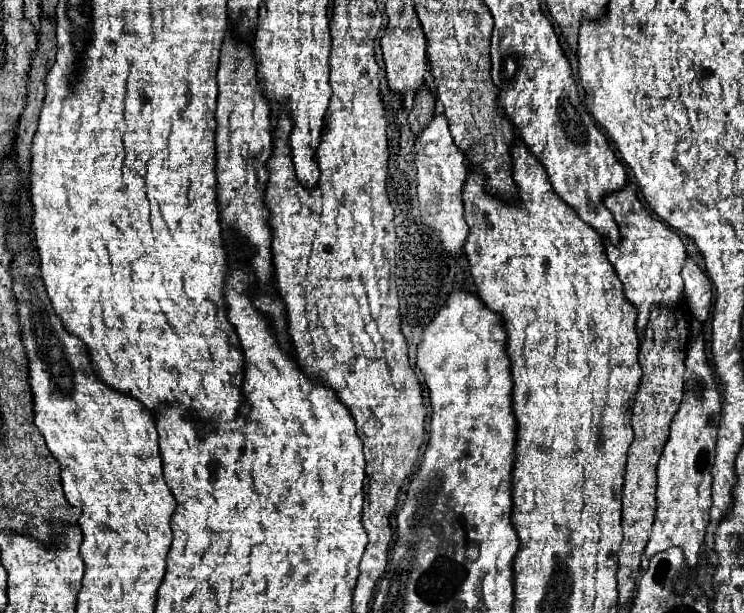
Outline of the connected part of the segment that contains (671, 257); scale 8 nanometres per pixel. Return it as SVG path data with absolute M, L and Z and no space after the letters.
M627 180L625 186L617 192L611 192L605 196L605 206L613 214L621 240L619 244L611 244L605 240L609 262L615 266L619 280L623 282L625 298L633 302L637 308L637 330L643 332L649 320L649 310L653 304L667 304L673 306L683 298L683 278L681 268L685 264L685 246L681 238L667 228L665 222L653 218L649 210L639 202L635 186Z

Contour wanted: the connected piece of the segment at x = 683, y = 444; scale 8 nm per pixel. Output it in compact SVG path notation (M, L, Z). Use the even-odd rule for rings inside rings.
M703 334L693 340L689 352L686 352L685 366L685 396L671 422L671 434L657 464L657 510L645 558L651 558L669 546L679 546L685 552L687 566L695 568L705 540L705 530L711 522L711 468L715 462L717 430L721 420L721 394L705 356Z

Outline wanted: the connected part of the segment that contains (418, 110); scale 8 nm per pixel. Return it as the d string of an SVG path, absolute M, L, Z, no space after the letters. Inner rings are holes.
M423 84L419 88L419 92L415 94L415 104L413 104L413 110L409 112L409 124L411 124L411 130L415 136L435 116L435 100L437 100L435 92L431 92L427 84Z

